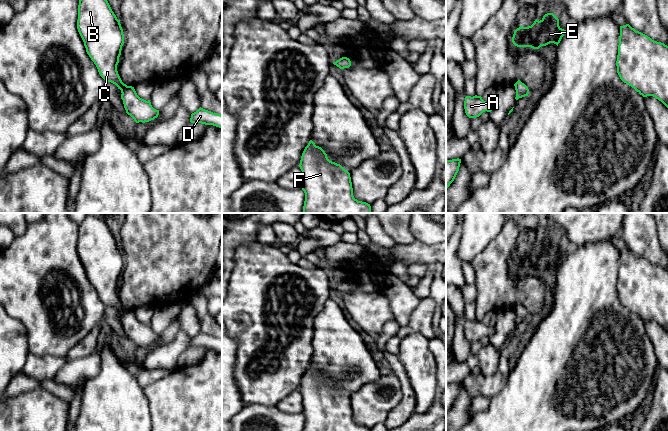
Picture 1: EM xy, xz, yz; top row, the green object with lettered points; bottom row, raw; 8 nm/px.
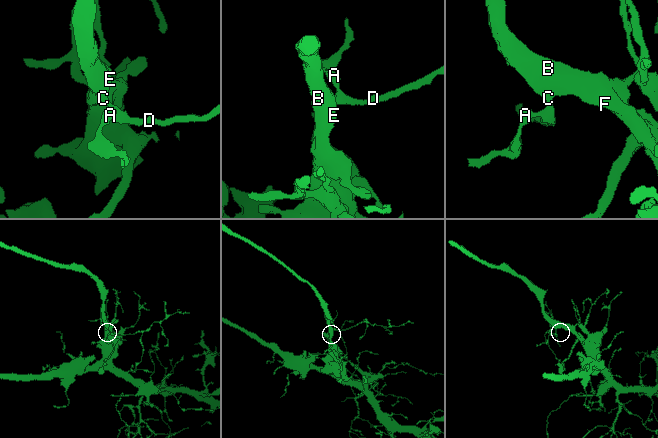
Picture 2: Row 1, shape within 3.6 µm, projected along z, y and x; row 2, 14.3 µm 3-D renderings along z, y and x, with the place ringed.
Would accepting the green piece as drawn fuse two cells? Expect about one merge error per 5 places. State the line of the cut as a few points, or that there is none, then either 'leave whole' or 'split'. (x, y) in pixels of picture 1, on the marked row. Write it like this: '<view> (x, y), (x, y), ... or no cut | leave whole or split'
no cut | leave whole

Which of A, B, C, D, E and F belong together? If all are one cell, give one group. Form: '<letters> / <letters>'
A B C D E F

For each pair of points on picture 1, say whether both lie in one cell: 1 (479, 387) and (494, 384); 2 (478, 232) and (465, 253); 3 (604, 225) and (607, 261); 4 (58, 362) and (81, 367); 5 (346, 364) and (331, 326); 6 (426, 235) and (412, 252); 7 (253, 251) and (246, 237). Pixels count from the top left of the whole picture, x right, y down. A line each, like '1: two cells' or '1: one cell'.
1: one cell
2: one cell
3: two cells
4: two cells
5: one cell
6: two cells
7: two cells

